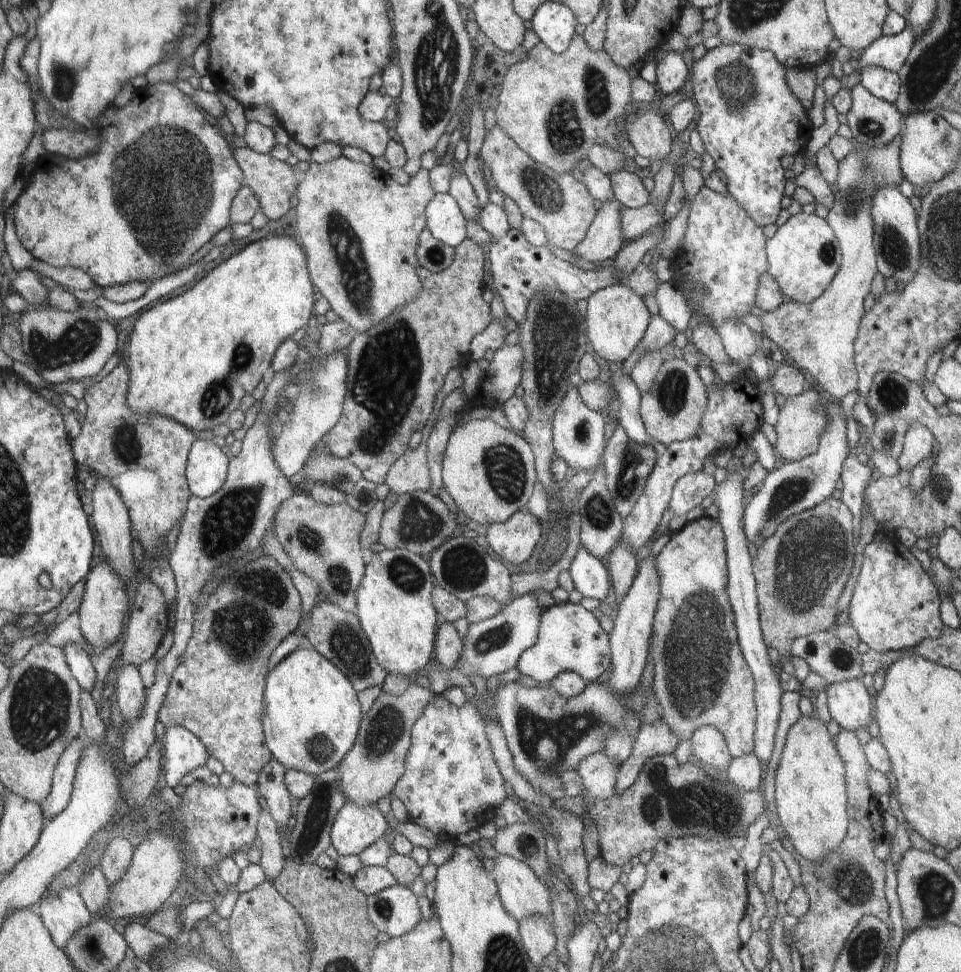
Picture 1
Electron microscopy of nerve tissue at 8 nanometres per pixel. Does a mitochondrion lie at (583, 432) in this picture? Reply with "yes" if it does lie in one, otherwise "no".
yes

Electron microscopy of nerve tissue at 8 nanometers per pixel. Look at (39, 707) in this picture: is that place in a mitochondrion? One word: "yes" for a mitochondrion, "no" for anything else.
yes

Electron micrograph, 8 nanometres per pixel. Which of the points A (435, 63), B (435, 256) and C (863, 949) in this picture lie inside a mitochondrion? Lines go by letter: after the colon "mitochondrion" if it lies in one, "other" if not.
A: mitochondrion
B: mitochondrion
C: mitochondrion

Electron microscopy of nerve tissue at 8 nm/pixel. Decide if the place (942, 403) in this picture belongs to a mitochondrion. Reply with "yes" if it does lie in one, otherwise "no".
no

